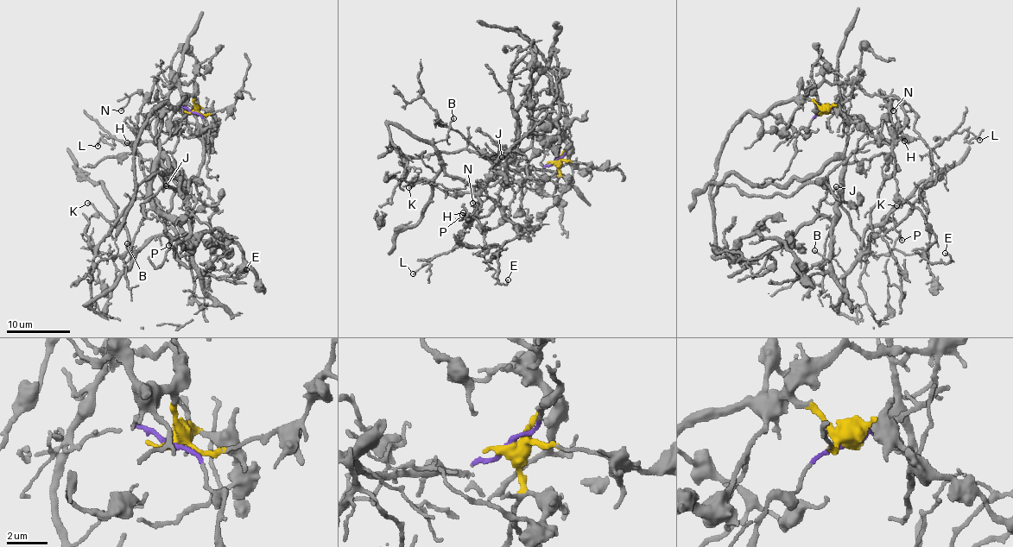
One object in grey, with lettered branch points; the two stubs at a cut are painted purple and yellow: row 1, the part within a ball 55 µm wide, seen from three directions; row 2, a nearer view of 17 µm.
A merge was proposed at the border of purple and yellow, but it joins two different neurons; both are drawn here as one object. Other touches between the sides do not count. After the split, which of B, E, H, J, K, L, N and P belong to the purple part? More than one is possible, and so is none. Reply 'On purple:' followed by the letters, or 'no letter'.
On purple: no letter

